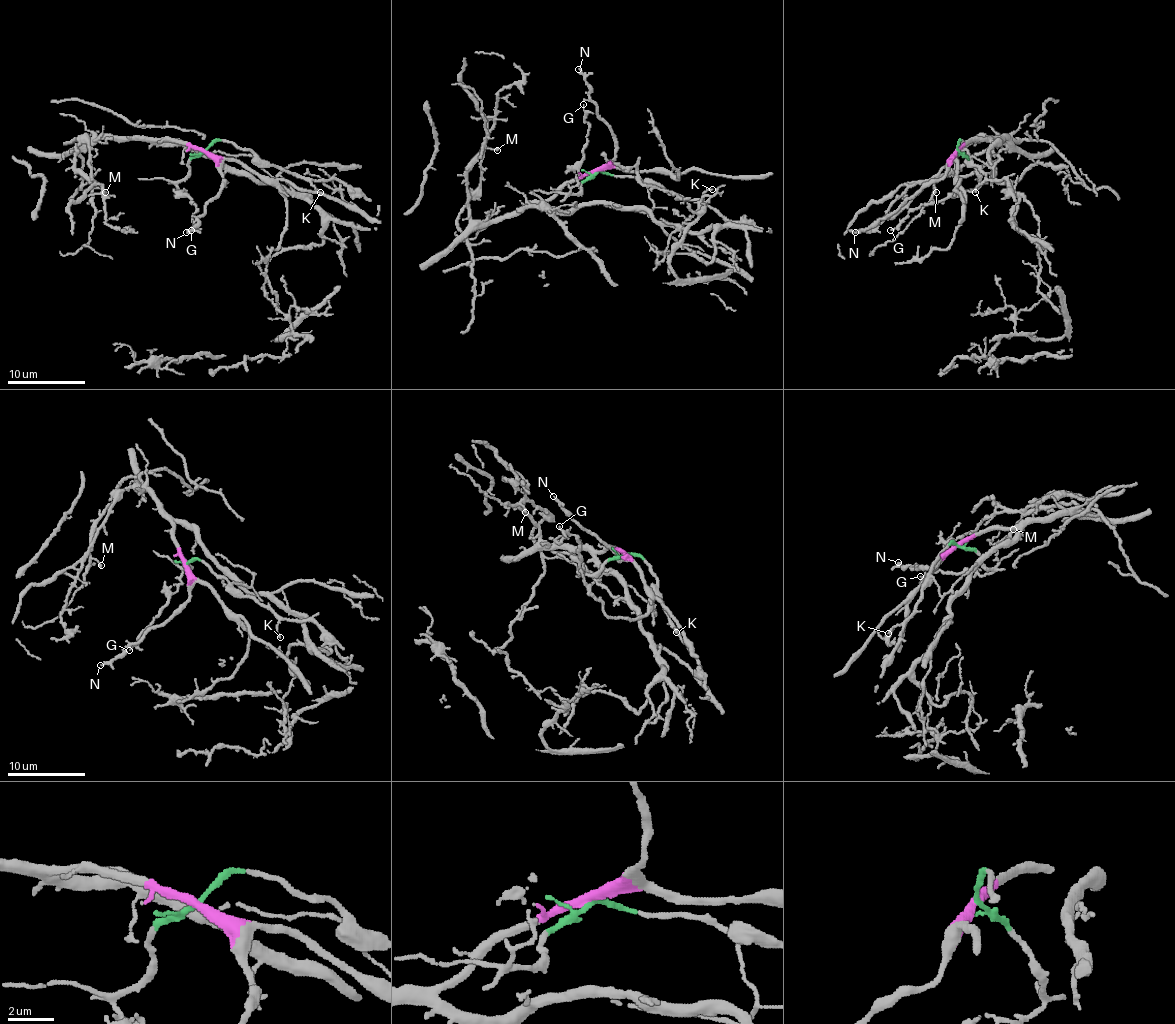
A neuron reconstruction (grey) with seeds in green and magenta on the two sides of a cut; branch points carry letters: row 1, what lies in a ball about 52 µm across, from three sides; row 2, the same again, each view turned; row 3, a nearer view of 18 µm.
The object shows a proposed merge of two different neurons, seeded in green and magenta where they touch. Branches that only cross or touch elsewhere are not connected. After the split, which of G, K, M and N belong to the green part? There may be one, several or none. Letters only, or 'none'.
G, K

